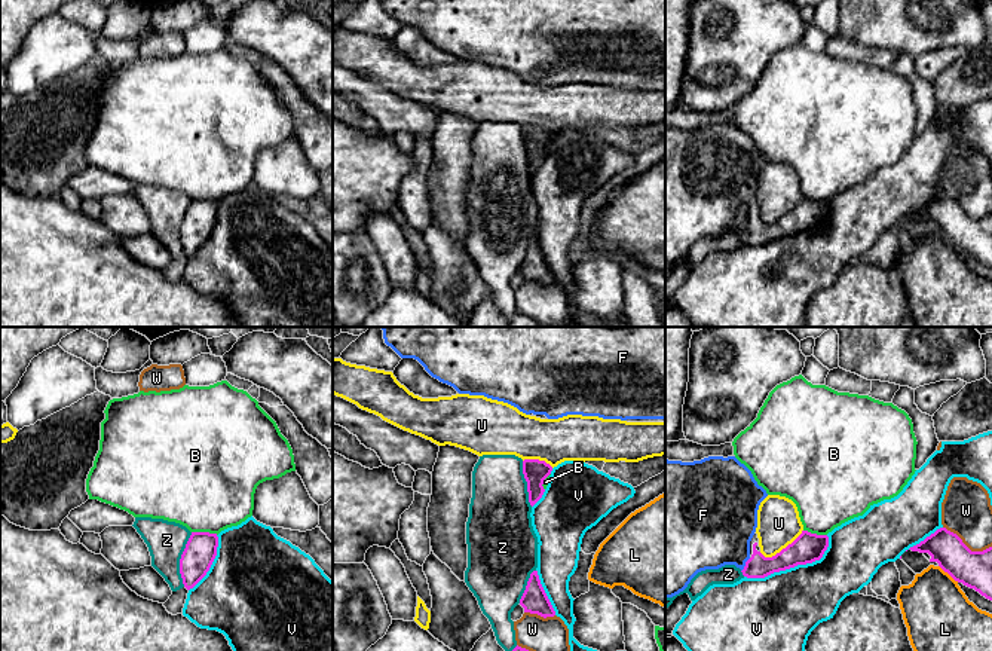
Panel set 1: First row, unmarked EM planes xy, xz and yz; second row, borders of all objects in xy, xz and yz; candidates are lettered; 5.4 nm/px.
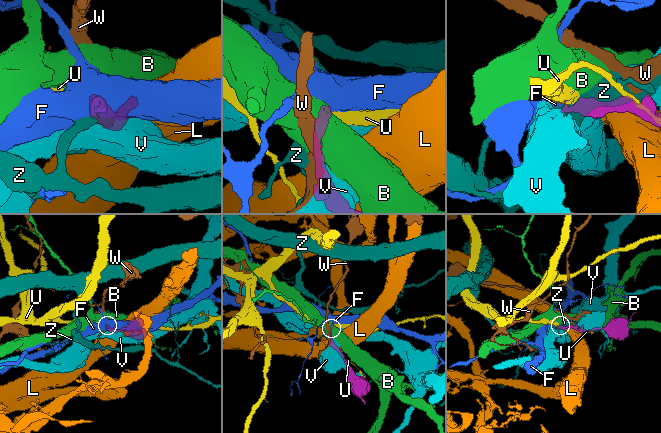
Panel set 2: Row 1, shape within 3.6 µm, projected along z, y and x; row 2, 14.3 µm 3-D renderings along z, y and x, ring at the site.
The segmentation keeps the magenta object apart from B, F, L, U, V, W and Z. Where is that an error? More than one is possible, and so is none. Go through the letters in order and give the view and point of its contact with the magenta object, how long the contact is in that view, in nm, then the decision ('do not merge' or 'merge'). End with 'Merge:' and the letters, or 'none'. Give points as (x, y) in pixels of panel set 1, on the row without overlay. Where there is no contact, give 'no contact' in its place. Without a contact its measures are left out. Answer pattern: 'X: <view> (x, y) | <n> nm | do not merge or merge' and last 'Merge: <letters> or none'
B: xy (205, 199) | 140 nm | do not merge
F: yz (746, 232) | 90 nm | merge
L: yz (949, 241) | 140 nm | do not merge
U: yz (783, 216) | 260 nm | do not merge
V: yz (792, 234) | 500 nm | do not merge
W: yz (966, 213) | 280 nm | do not merge
Z: xy (180, 226) | 300 nm | do not merge
Merge: F

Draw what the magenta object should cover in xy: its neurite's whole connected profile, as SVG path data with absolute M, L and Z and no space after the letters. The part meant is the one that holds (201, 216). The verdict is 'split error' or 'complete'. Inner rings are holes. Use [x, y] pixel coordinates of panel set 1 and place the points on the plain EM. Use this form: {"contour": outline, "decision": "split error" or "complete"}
{"contour": "M192 199L180 226L180 241L187 257L206 242L217 223L217 214L217 201Z", "decision": "complete"}

